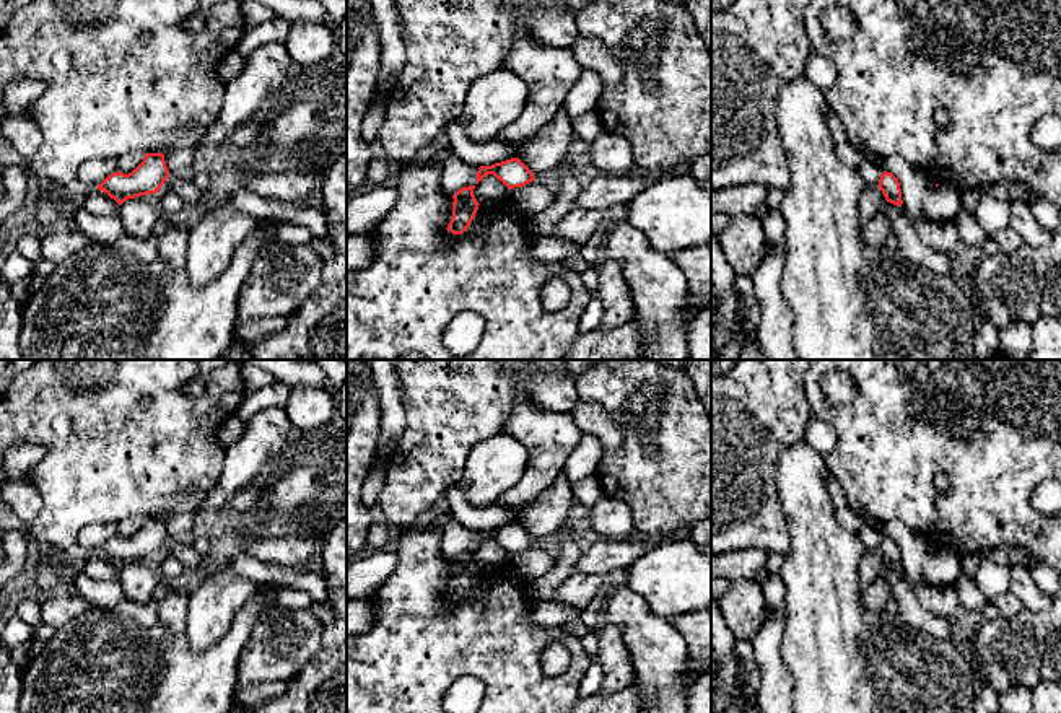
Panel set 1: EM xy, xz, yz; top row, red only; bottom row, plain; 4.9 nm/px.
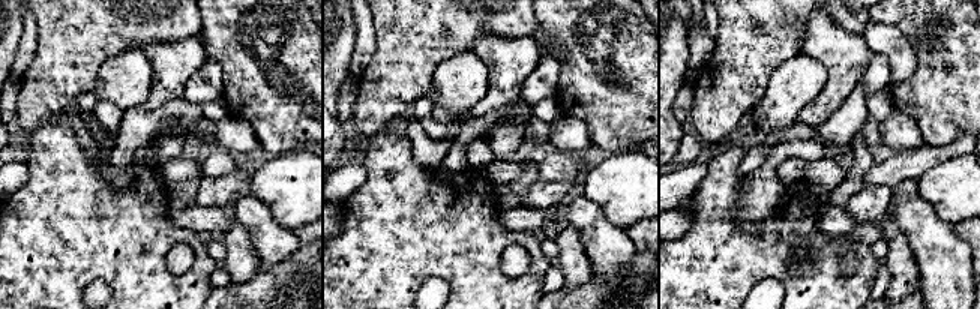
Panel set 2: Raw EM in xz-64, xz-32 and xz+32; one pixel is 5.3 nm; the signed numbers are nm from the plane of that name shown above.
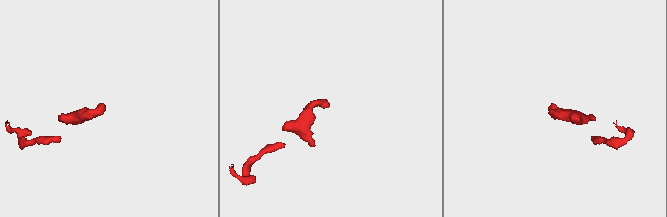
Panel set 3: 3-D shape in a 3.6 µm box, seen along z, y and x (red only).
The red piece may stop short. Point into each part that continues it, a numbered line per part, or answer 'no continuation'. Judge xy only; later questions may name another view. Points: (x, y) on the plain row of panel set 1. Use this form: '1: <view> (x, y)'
no continuation

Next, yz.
no continuation

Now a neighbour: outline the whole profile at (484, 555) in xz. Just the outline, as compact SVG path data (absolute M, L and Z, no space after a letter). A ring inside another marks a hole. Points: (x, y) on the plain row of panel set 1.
M493 539L485 540L474 553L474 560L480 570L498 566L506 562L508 552Z

